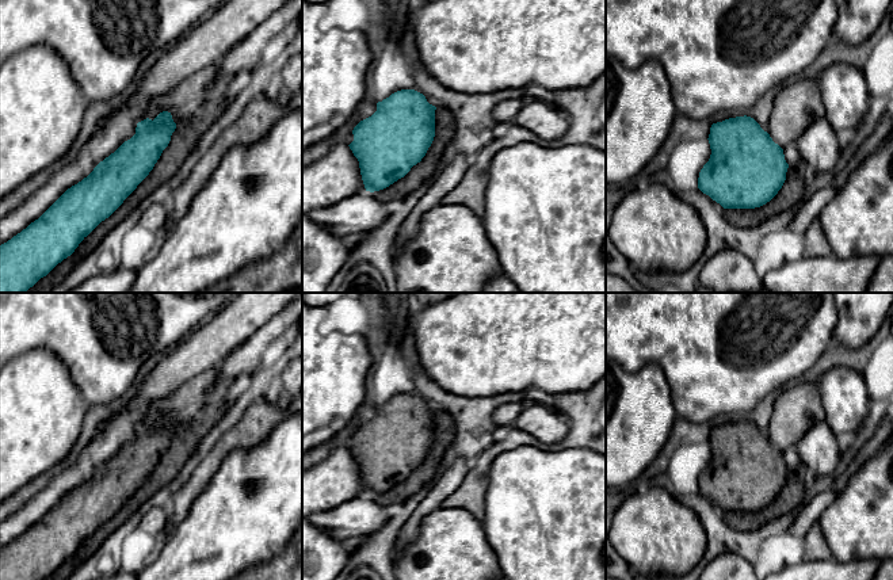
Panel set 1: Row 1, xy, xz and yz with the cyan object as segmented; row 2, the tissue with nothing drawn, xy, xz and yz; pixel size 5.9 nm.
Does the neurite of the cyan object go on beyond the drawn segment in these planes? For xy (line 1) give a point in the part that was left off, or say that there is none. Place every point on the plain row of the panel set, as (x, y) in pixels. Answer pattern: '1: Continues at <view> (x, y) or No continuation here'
1: No continuation here

